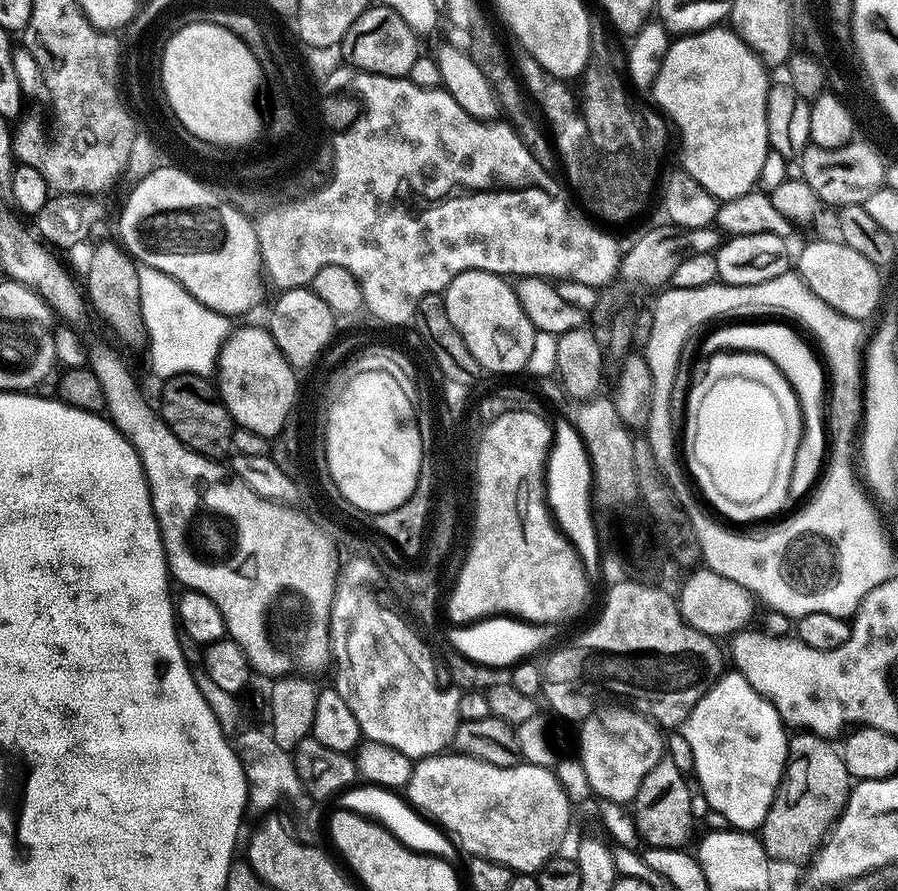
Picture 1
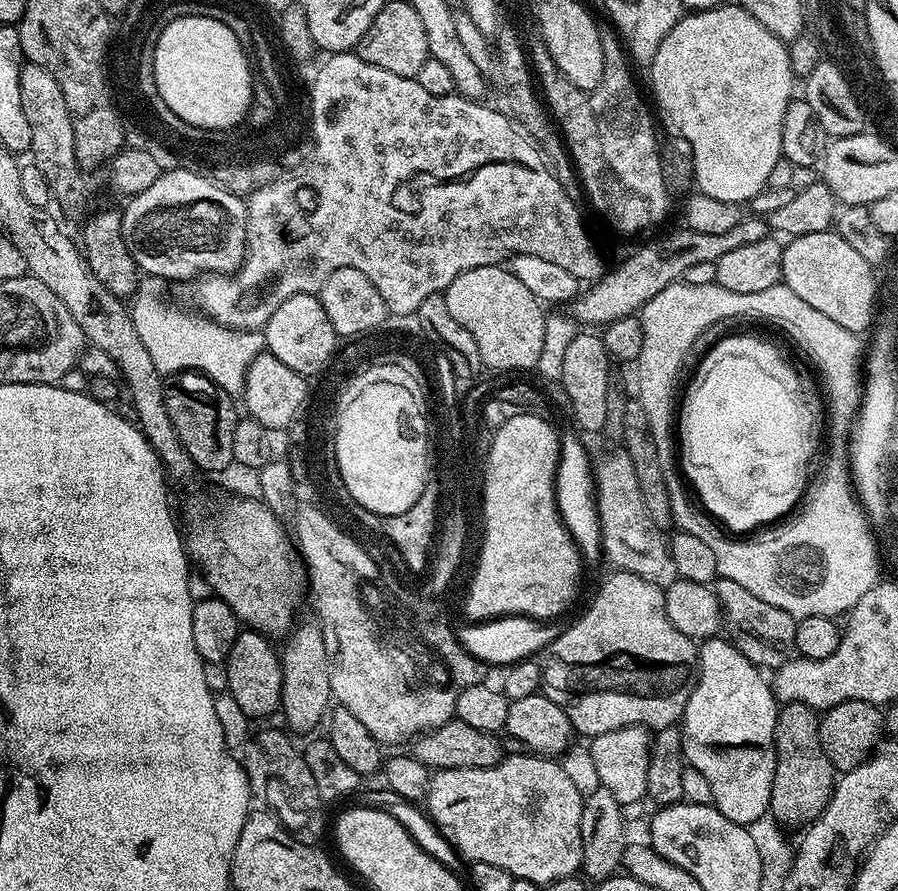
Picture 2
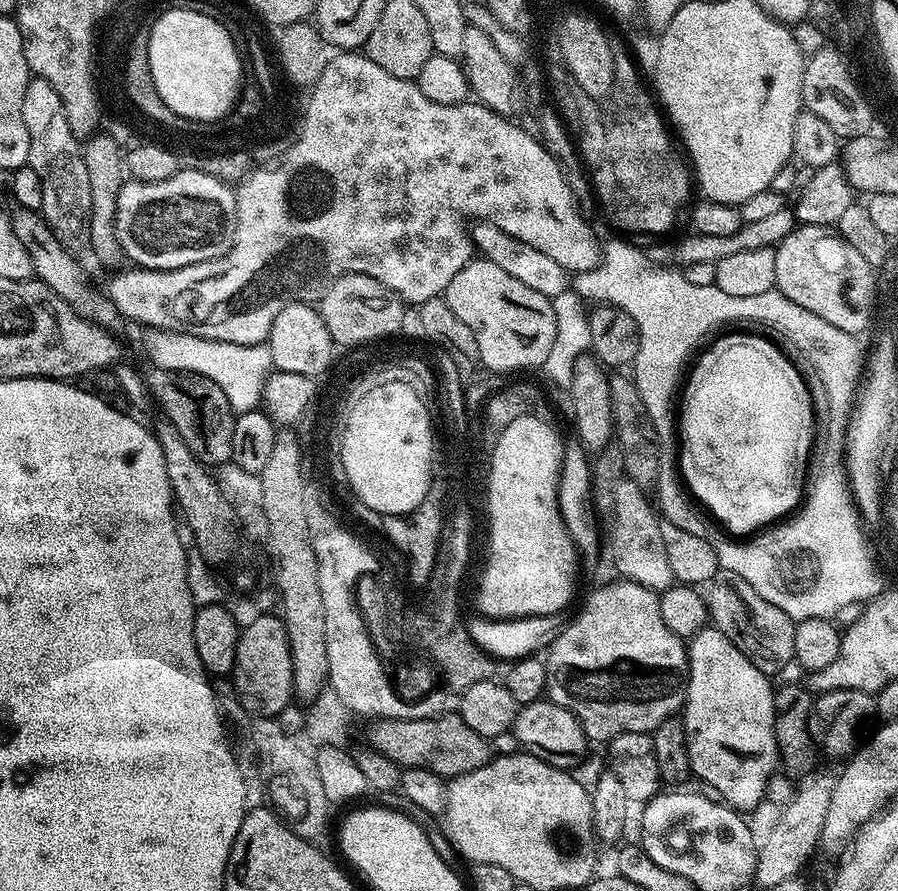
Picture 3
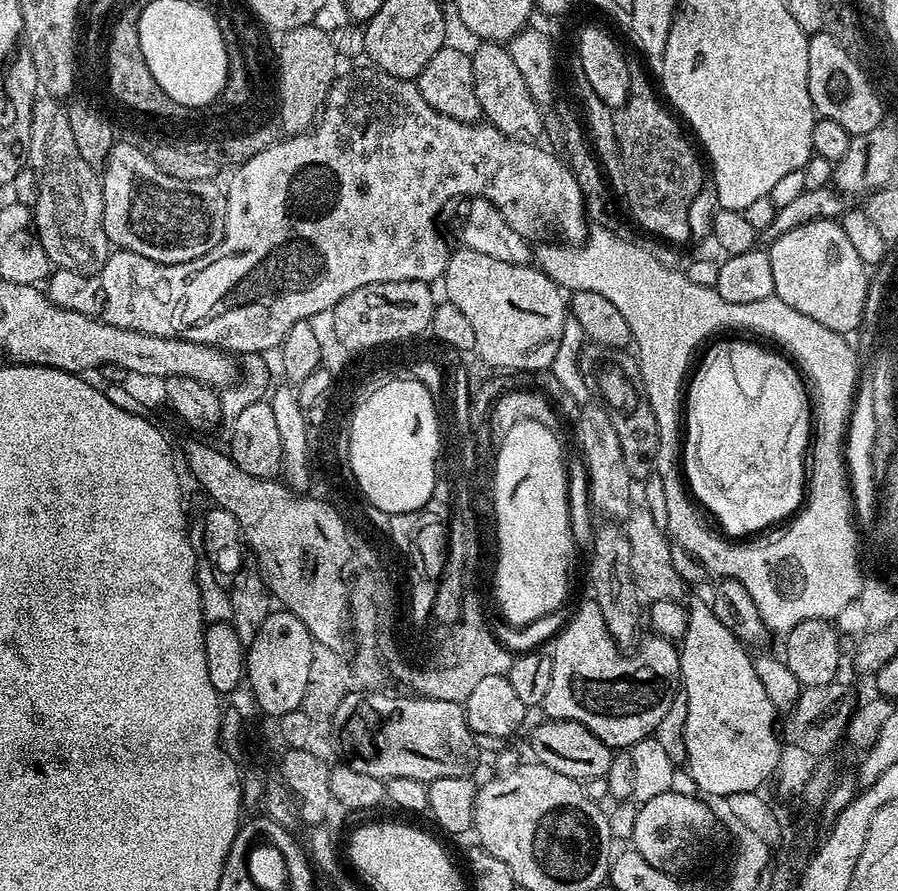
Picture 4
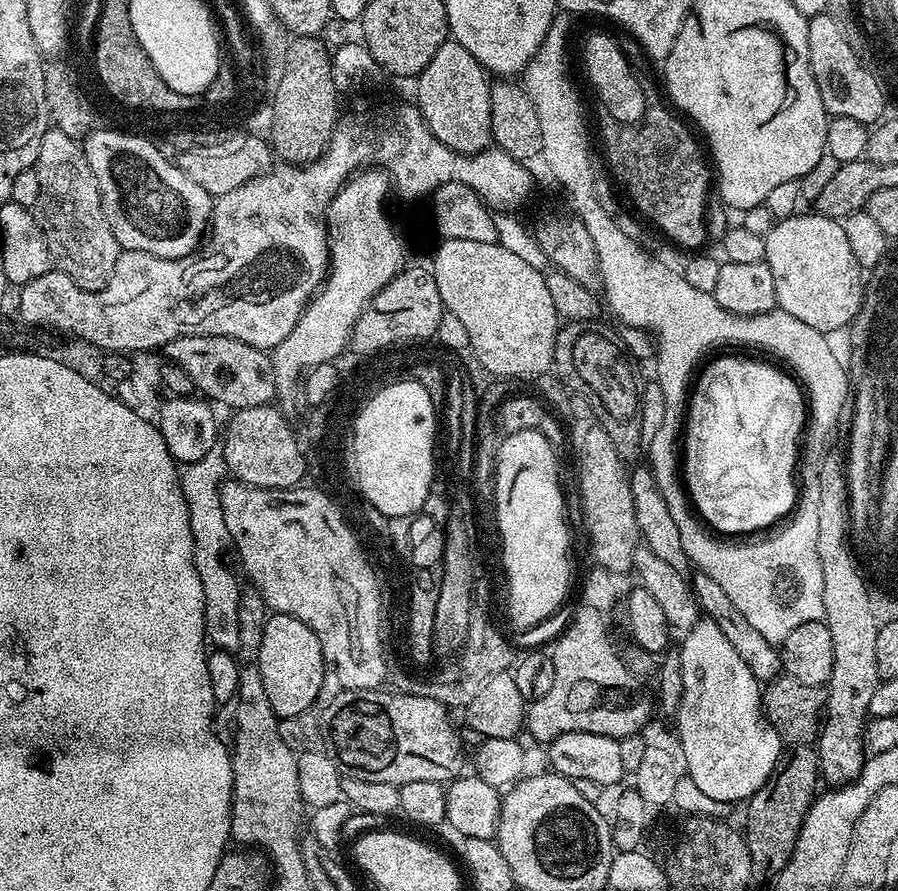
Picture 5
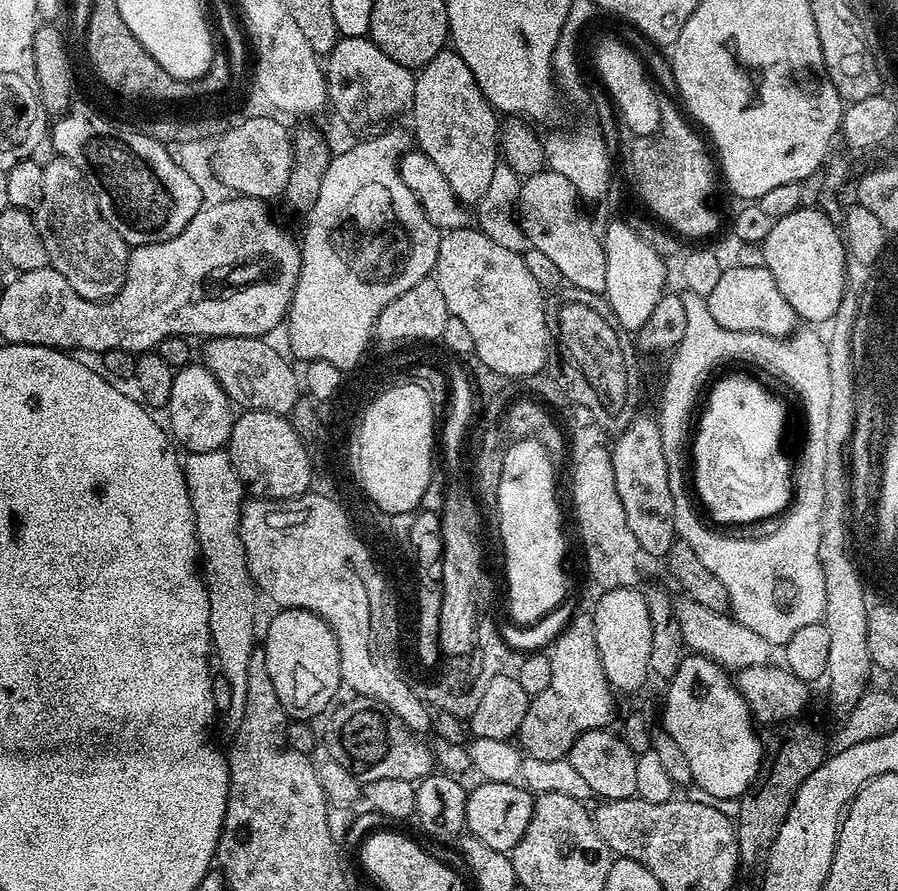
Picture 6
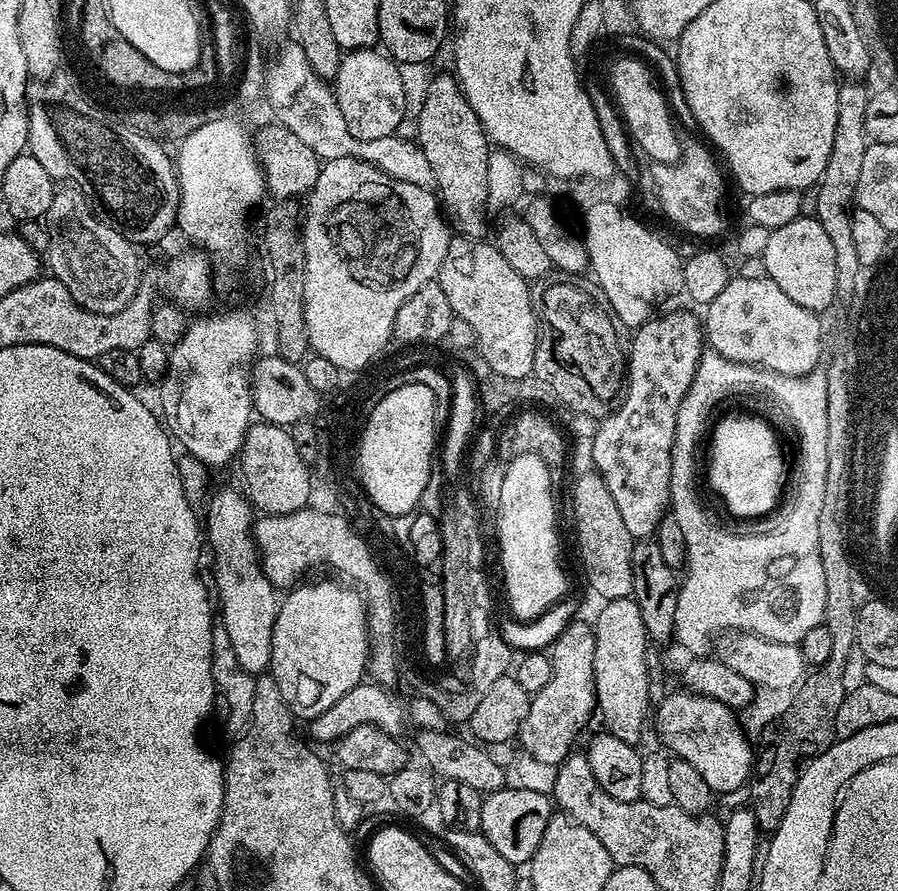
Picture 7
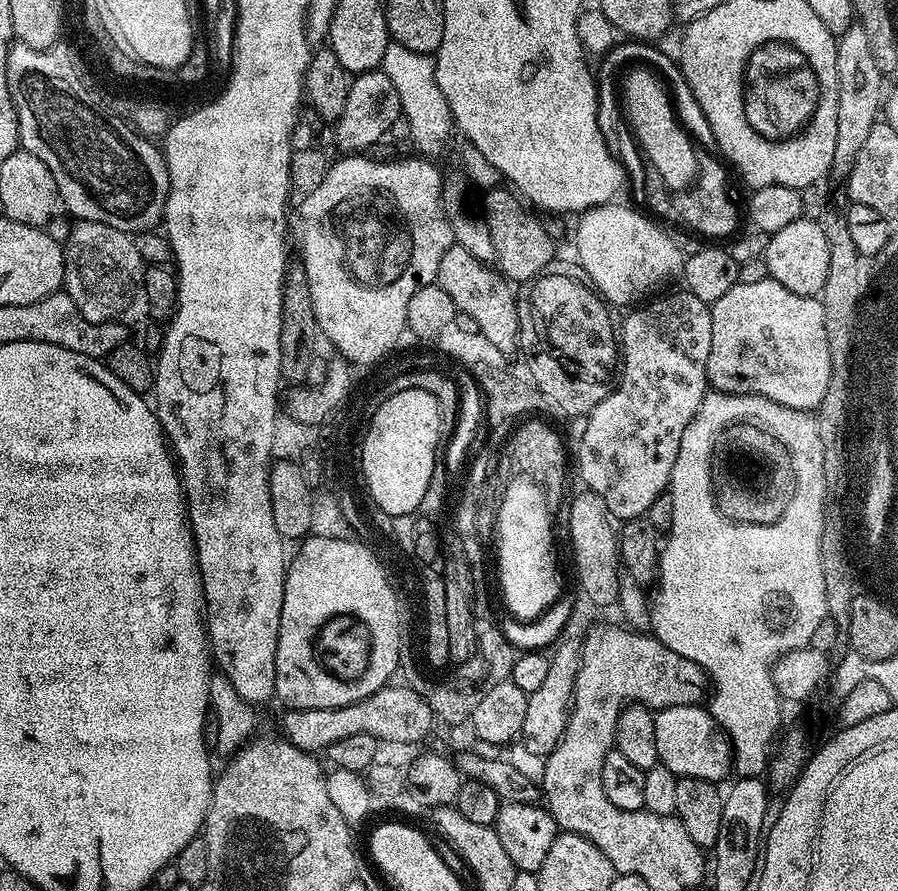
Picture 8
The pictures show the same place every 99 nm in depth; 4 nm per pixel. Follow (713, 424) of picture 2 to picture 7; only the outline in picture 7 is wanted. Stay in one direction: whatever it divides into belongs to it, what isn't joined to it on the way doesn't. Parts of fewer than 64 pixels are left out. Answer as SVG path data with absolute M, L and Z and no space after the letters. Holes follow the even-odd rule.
M724 416L715 421L716 429L712 432L712 445L708 448L708 484L720 495L720 500L736 516L764 516L780 500L780 491L784 488L784 460L780 457L780 444L776 441L776 432L764 420L756 416Z

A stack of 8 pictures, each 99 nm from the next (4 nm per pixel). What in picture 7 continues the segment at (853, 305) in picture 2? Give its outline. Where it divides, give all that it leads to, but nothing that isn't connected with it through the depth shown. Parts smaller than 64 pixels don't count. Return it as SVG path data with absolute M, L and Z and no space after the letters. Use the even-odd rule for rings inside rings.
M799 216L794 222L786 222L786 226L771 229L763 257L768 279L778 282L782 294L798 302L798 306L806 306L817 314L833 306L838 285L834 245L815 216Z

